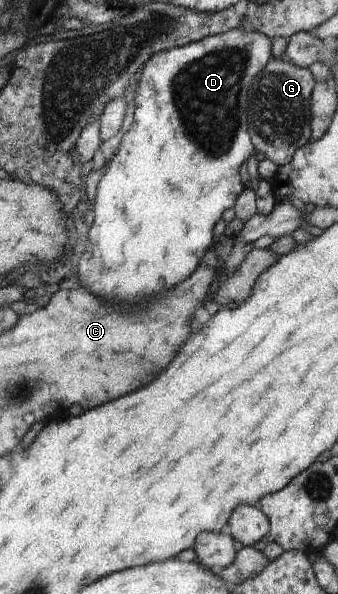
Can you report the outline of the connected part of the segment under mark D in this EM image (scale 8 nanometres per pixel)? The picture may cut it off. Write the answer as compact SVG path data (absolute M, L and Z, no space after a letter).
M244 27L227 31L223 34L208 36L197 42L189 43L182 47L177 47L168 51L162 51L152 55L144 67L142 67L141 77L138 81L138 93L136 93L135 108L129 115L127 124L129 130L125 132L121 139L121 145L116 154L108 163L102 179L98 183L98 195L95 196L94 221L88 231L86 240L80 243L80 257L78 257L78 273L80 273L80 283L88 291L96 293L98 297L104 297L106 301L116 301L116 303L132 303L138 305L140 301L156 301L156 295L184 283L190 275L198 269L200 260L206 251L217 240L213 235L214 225L220 221L224 211L234 207L238 196L245 190L244 183L240 177L240 167L254 153L254 145L248 131L249 127L249 92L252 81L257 77L263 67L268 65L268 61L273 59L272 41L267 35L251 29L244 31Z

